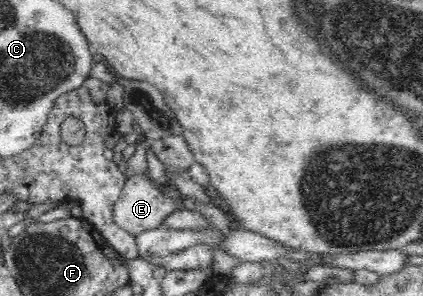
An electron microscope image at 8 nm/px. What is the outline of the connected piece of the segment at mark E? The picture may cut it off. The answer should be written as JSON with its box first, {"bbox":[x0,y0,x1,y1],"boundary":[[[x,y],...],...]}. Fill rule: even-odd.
{"bbox":[112,176,182,237],"boundary":[[[132,176],[114,204],[112,221],[136,237],[141,232],[164,226],[170,214],[182,208],[182,202],[170,200],[150,177]]]}

